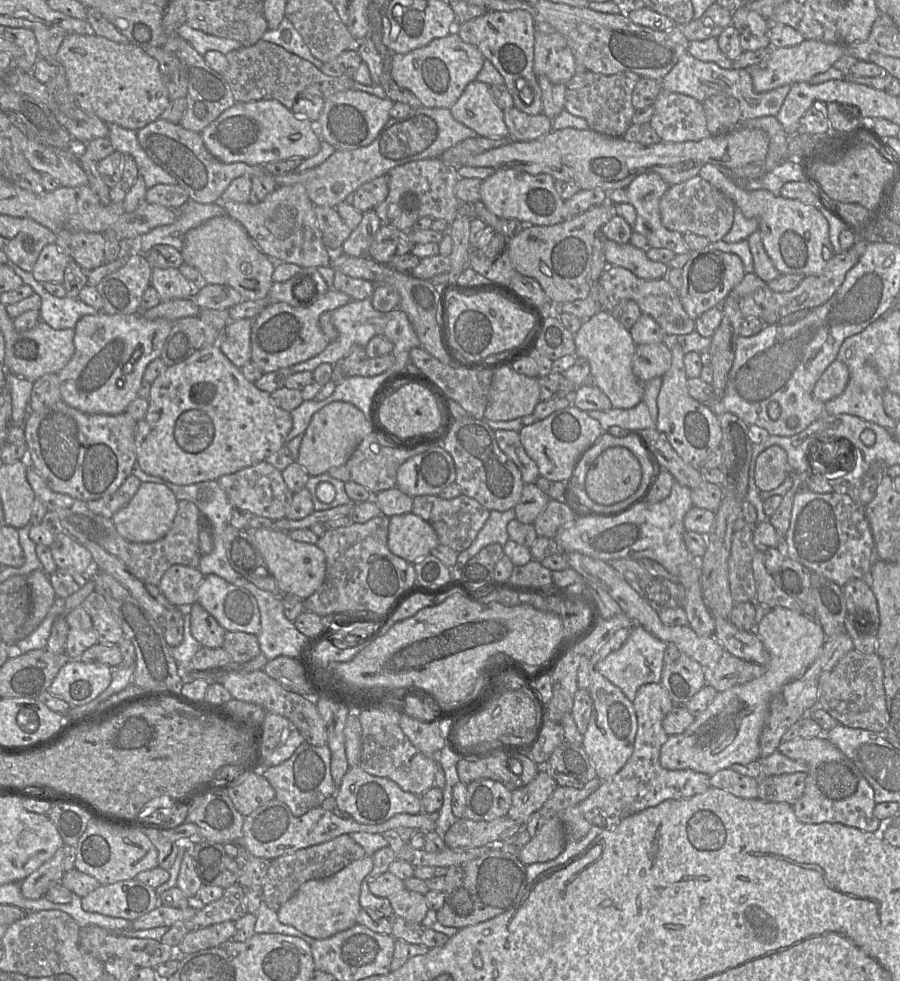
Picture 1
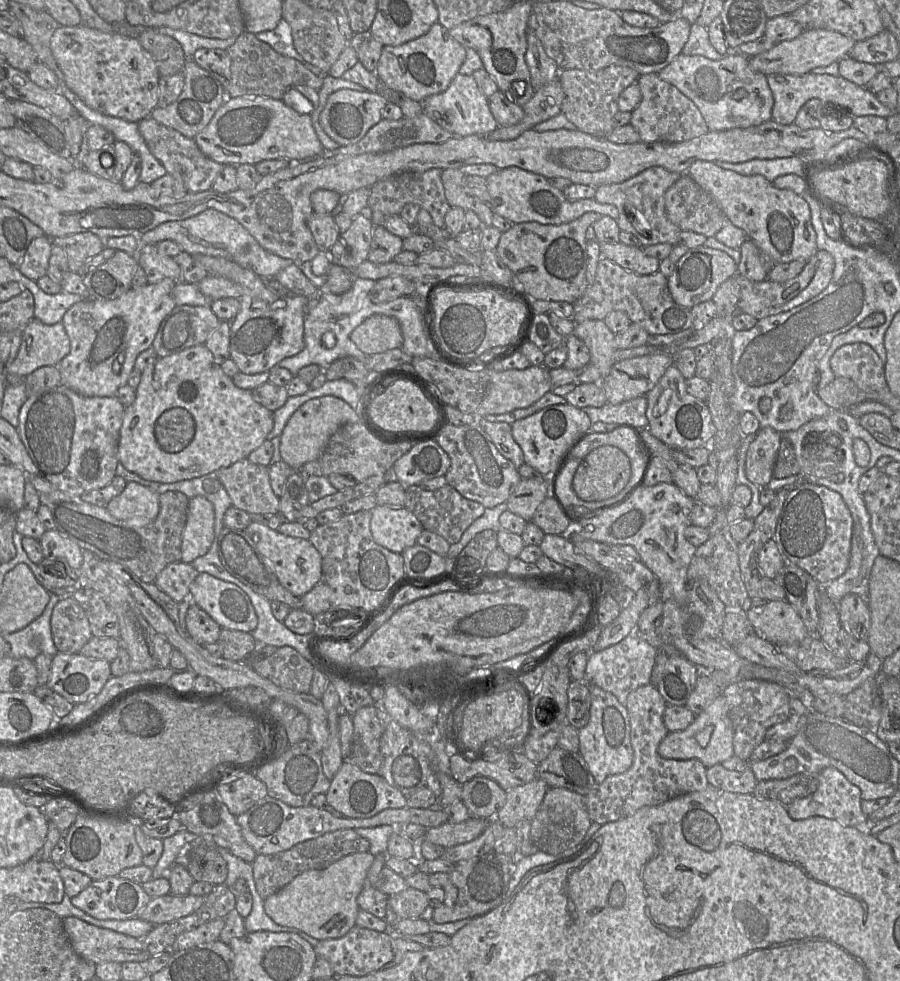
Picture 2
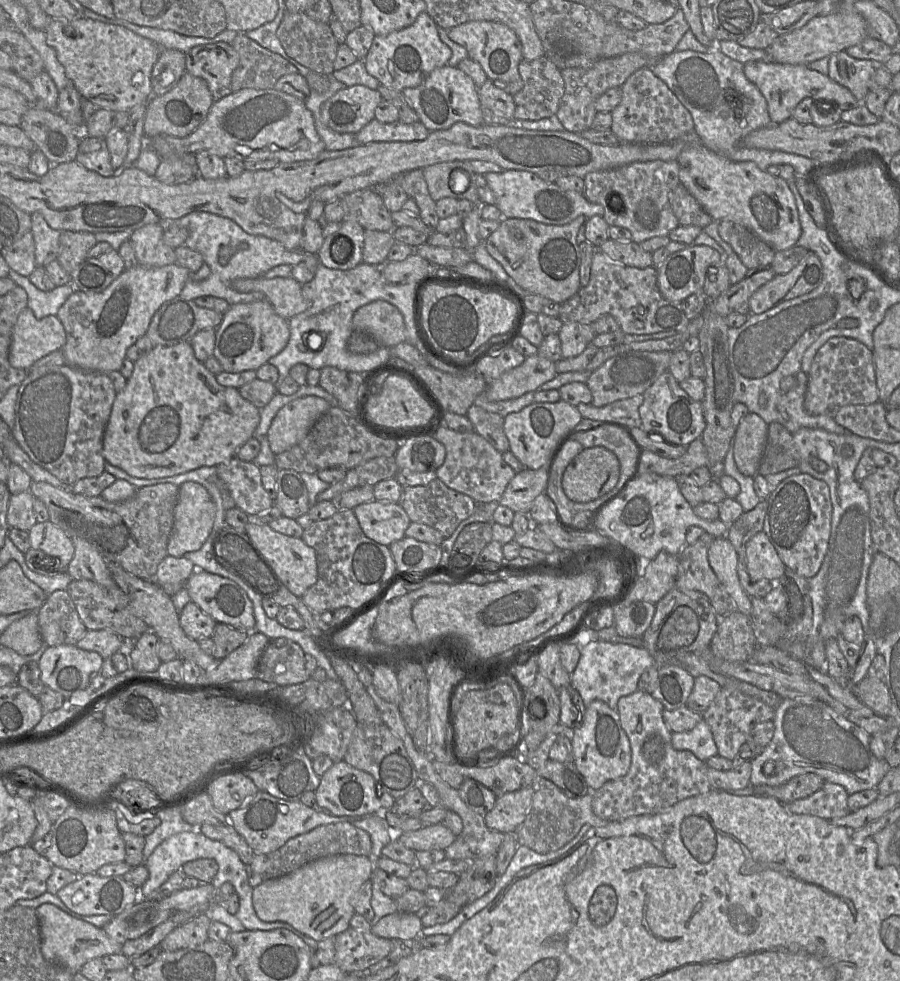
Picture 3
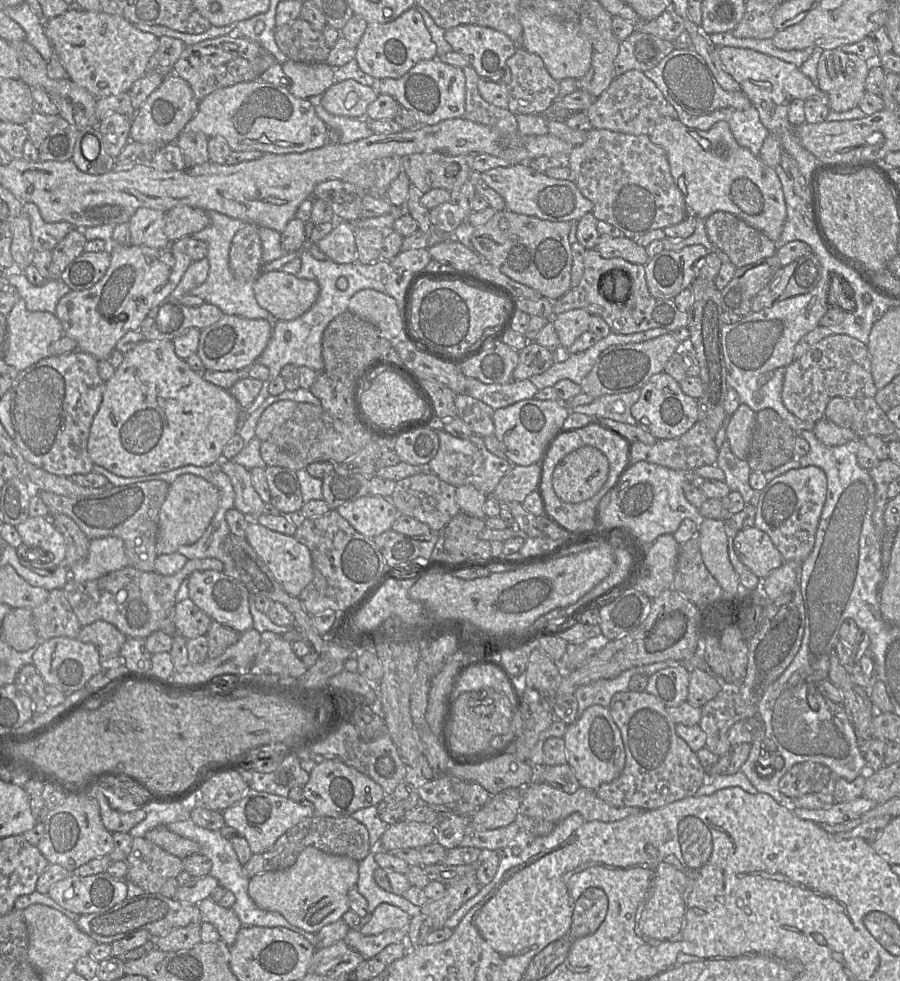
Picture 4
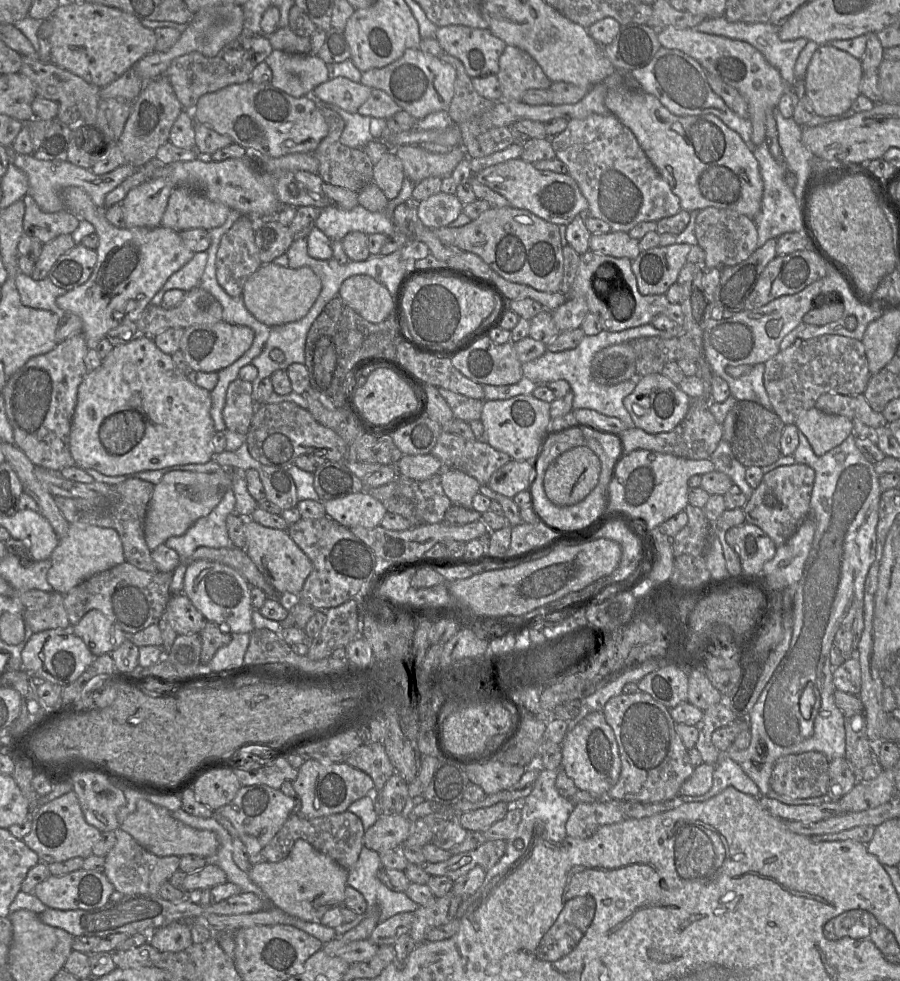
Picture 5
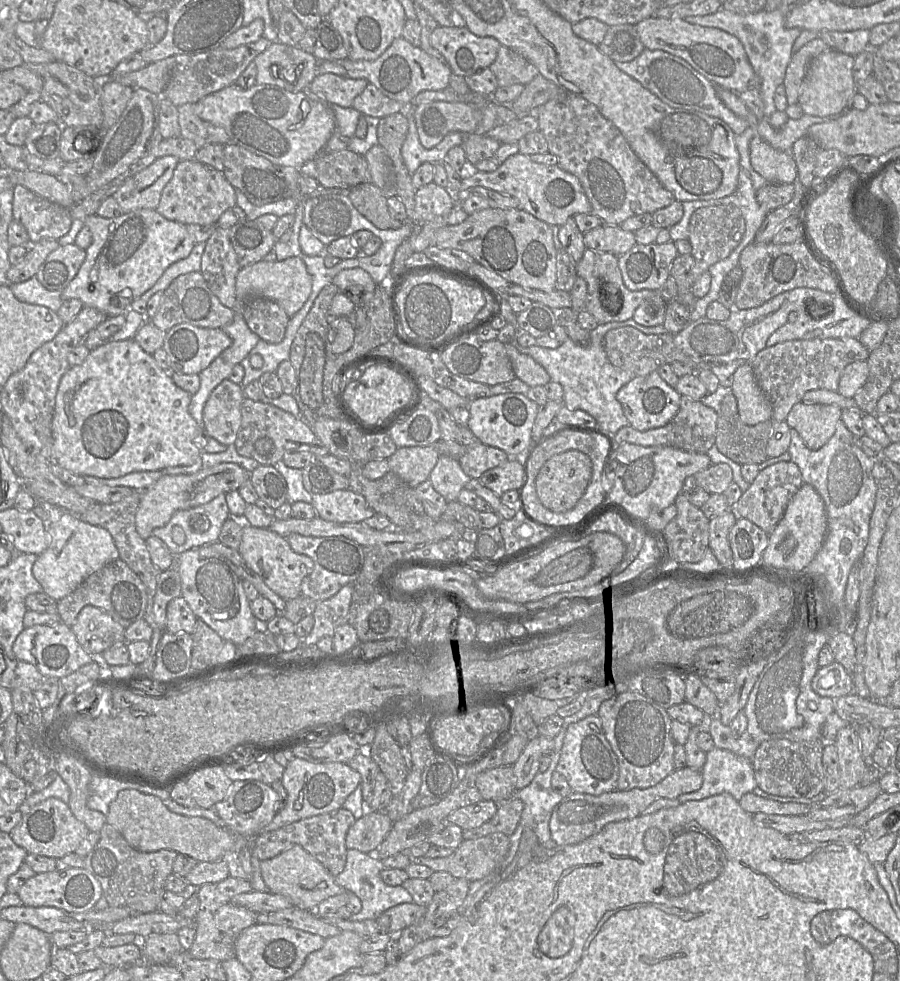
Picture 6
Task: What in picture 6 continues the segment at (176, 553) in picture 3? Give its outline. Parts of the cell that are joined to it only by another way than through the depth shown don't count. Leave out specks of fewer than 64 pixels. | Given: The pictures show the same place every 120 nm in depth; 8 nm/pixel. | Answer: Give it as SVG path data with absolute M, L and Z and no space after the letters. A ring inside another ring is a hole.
M222 462L209 468L202 468L193 474L162 476L142 492L135 516L137 532L146 540L154 529L165 526L177 511L206 504L220 494L238 490L249 479L249 474L250 472L236 463Z

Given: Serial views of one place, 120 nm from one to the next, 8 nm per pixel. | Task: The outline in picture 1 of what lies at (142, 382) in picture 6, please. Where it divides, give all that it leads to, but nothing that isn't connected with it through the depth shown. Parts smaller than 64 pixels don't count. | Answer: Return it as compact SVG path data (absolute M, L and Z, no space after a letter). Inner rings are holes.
M218 344L204 347L196 351L186 360L167 366L163 372L151 383L149 407L147 413L137 422L137 433L135 437L136 464L147 474L163 478L177 485L190 485L198 482L217 480L219 477L235 473L243 468L255 465L271 454L277 452L287 443L293 421L290 412L279 408L271 399L270 394L258 389L254 383L248 381L240 368L235 366L221 351Z

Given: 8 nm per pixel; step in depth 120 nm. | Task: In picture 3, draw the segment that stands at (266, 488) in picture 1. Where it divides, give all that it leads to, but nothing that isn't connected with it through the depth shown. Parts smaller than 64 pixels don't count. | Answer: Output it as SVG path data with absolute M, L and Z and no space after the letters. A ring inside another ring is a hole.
M233 457L216 466L237 508L247 515L258 514L274 505L262 485L260 467Z

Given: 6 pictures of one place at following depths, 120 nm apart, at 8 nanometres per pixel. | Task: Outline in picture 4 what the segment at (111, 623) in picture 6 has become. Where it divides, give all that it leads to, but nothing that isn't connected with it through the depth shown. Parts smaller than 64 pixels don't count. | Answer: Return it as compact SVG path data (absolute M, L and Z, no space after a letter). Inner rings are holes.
M98 620L82 626L77 640L92 644L98 651L101 659L118 656L127 637L113 624Z

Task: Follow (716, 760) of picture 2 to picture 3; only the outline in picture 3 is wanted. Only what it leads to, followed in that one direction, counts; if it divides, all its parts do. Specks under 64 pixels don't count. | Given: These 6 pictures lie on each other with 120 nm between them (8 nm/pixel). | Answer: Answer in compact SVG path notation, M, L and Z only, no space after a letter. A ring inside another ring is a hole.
M703 719L692 730L673 732L671 742L675 750L690 751L703 762L718 754L711 729Z

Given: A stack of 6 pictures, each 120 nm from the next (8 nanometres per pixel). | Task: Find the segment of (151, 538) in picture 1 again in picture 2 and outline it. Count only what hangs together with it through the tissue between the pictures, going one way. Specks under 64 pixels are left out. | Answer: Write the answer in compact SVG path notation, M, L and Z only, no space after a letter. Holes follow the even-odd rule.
M127 482L124 490L107 504L109 513L133 526L146 526L159 513L160 494L136 482Z

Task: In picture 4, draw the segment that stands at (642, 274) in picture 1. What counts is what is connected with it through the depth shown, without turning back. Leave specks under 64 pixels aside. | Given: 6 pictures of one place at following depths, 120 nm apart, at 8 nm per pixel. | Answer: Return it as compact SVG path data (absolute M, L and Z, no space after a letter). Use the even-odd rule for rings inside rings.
M600 235L595 250L603 258L622 258L633 264L645 265L650 259L644 247L626 236Z

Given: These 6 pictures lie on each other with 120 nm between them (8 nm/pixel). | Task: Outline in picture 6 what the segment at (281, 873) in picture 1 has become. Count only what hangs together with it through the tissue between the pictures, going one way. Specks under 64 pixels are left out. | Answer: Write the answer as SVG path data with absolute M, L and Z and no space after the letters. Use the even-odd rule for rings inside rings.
M343 807L328 813L308 817L282 828L258 834L255 839L255 854L260 861L274 858L295 844L317 859L334 877L345 868L347 860L346 835L356 821L353 814Z

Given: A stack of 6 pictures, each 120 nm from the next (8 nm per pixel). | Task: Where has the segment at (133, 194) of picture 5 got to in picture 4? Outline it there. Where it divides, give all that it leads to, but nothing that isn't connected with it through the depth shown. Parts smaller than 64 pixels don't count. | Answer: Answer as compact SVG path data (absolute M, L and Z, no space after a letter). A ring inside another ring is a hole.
M141 207L131 217L128 227L133 245L151 248L165 248L171 245L166 237L164 226L166 212Z

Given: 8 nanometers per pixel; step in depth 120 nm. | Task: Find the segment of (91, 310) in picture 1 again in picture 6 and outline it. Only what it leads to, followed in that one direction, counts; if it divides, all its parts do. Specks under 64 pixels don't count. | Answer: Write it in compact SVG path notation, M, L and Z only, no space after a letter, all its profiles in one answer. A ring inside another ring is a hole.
M36 276L27 281L9 284L15 297L28 304L45 306L57 312L62 304L61 290L48 290Z

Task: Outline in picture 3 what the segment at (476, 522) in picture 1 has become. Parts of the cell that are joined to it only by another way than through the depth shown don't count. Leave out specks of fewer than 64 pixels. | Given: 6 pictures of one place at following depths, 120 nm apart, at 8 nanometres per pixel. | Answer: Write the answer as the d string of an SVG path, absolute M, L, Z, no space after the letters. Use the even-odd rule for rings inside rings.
M438 478L426 485L402 486L397 503L405 510L411 522L432 527L439 531L444 538L450 537L458 525L470 517L476 509L476 502L471 497L447 487Z

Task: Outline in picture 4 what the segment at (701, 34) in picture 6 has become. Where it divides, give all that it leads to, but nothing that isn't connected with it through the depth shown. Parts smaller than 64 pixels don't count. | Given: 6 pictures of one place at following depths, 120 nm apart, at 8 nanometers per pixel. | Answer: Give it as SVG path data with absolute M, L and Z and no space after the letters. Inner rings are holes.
M724 46L716 49L724 70L740 85L770 132L760 149L760 159L772 168L780 165L783 148L777 134L783 127L795 127L788 121L790 104L795 99L806 100L811 96L819 96L823 103L827 103L826 95L792 63L746 48Z

